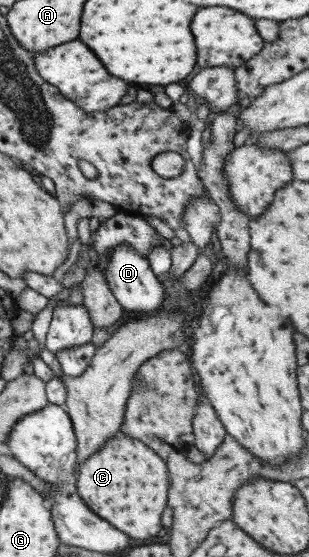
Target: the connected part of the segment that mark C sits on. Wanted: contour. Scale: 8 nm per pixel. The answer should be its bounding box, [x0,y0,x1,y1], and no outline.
[76,432,170,539]

